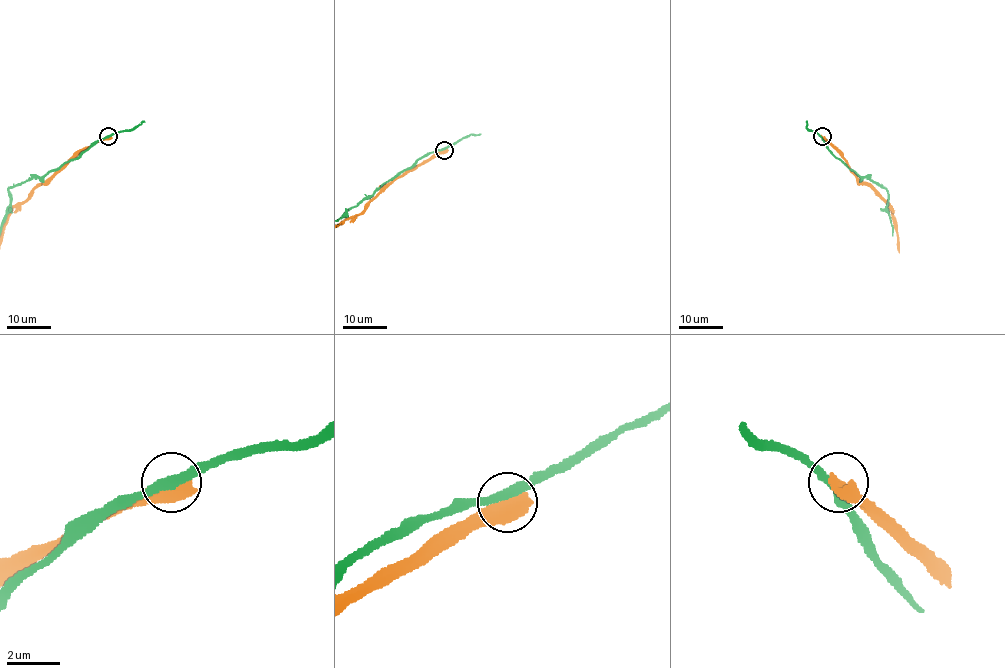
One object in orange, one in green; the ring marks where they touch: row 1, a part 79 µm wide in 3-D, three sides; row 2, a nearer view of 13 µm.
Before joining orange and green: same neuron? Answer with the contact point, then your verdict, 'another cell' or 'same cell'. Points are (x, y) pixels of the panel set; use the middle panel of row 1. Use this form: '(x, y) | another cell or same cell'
(444, 150) | another cell

